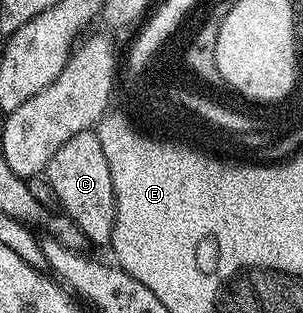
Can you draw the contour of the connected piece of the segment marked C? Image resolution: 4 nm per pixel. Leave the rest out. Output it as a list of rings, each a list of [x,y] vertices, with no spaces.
[[[96,131],[80,132],[75,138],[63,142],[45,167],[44,174],[55,188],[60,211],[76,224],[88,243],[108,245],[113,239],[117,203],[111,166]]]

